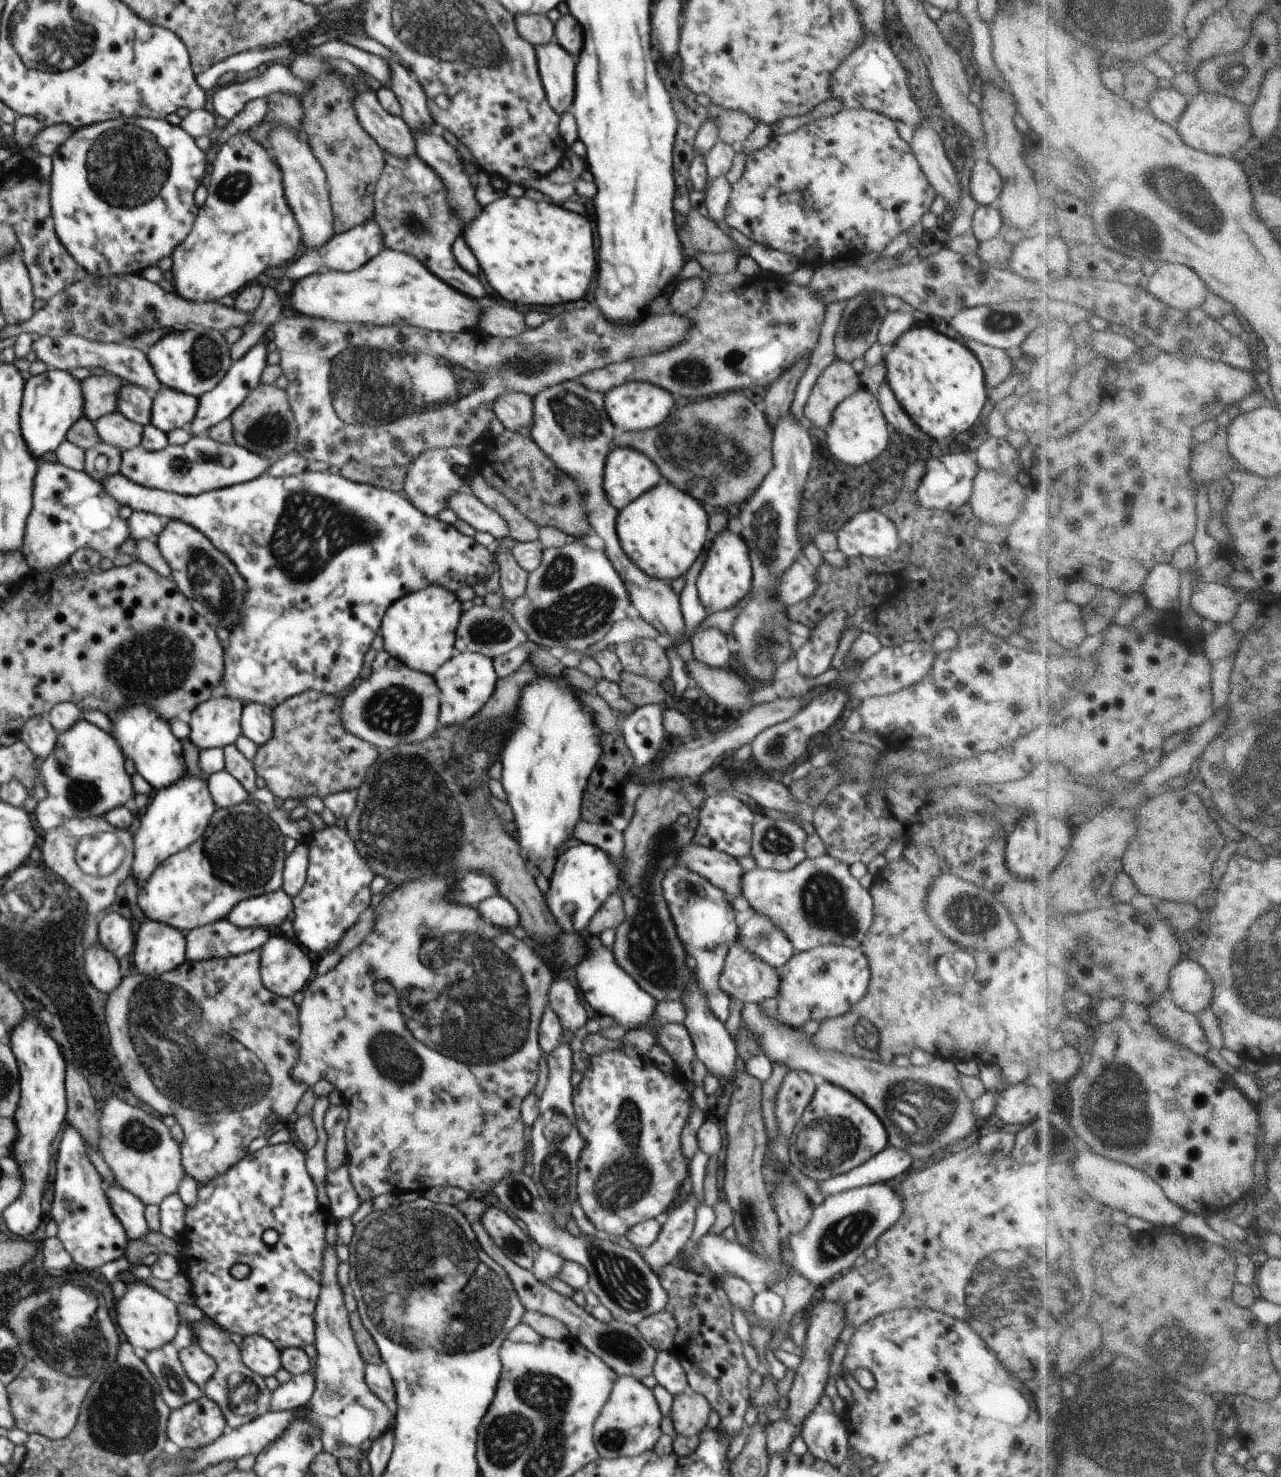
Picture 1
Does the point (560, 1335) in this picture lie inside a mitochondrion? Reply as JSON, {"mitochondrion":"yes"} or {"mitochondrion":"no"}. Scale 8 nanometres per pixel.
{"mitochondrion":"no"}

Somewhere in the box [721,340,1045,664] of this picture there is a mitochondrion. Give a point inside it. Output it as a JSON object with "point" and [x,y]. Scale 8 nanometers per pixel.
{"point":[765,528]}

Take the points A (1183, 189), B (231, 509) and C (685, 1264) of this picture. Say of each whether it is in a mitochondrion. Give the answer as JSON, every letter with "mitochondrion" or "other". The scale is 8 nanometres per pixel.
{"A":"mitochondrion","B":"other","C":"other"}

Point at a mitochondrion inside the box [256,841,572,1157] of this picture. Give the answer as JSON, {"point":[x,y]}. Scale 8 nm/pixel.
{"point":[479,1021]}

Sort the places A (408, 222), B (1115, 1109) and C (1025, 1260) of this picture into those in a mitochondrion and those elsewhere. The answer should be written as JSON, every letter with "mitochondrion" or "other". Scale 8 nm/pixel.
{"A":"mitochondrion","B":"mitochondrion","C":"mitochondrion"}

